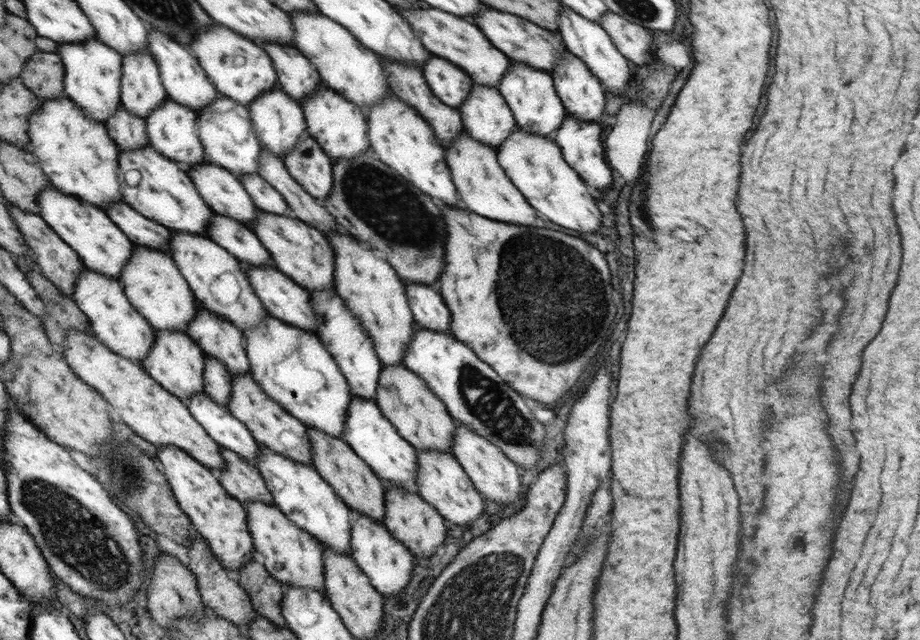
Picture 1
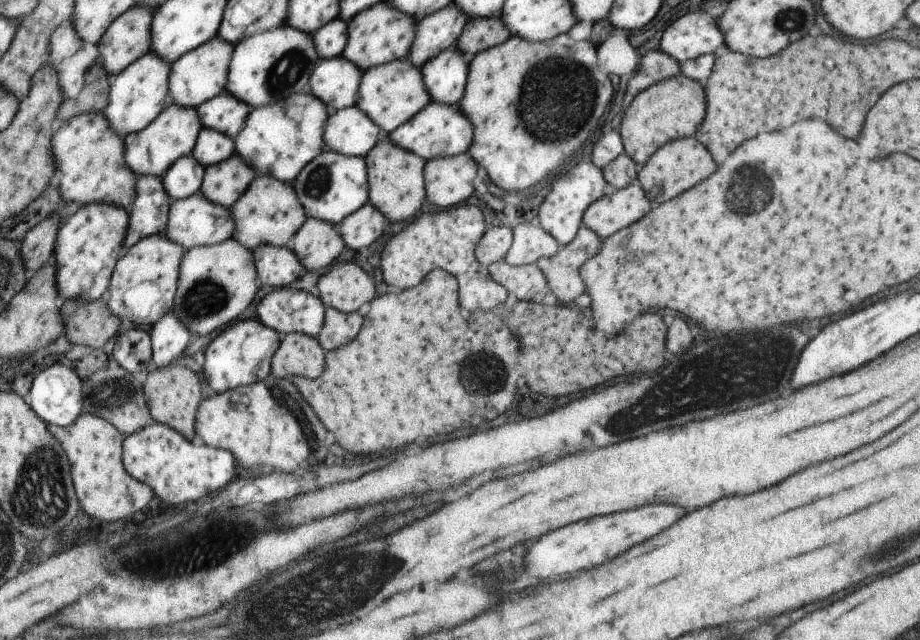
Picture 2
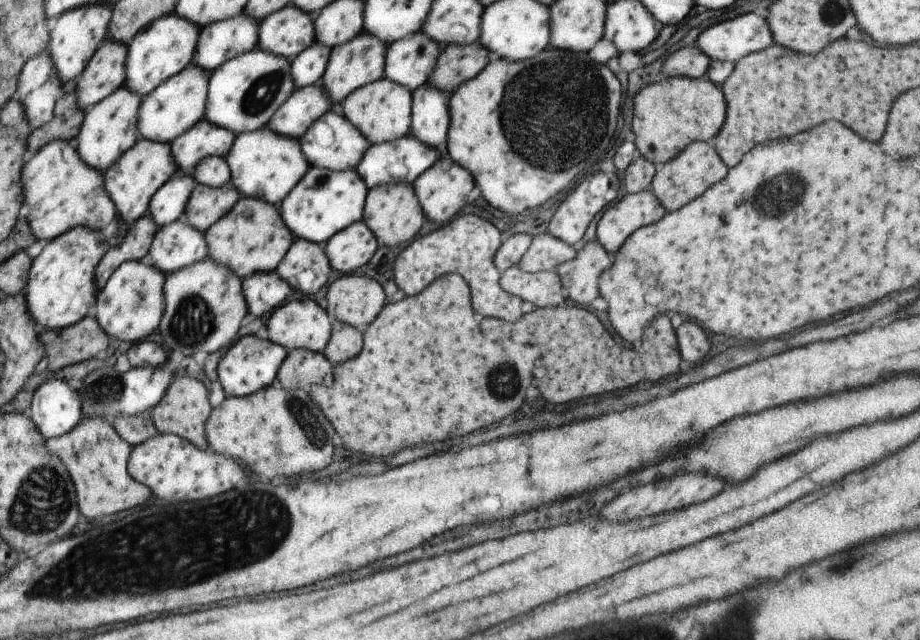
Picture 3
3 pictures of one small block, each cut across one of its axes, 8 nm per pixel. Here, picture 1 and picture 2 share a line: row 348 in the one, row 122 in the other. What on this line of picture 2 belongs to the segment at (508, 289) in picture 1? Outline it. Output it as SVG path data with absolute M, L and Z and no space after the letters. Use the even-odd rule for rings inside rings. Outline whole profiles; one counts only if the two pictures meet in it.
M568 33L544 42L529 41L512 34L506 42L477 52L469 58L467 85L459 104L460 110L474 127L468 154L478 166L486 169L496 186L510 190L510 194L520 194L521 190L530 189L530 186L538 184L554 170L564 168L564 164L572 160L572 152L576 152L598 128L614 88L610 78L606 82L606 74L598 70L596 54L597 48L592 41L572 40Z

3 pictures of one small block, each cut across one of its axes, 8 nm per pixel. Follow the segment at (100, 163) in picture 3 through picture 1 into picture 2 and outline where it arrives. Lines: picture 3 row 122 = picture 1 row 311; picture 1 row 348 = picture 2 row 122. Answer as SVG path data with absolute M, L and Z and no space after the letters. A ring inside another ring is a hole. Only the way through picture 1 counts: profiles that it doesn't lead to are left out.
M150 50L130 63L122 72L110 76L109 103L102 111L111 127L123 138L148 127L163 112L162 103L168 96L168 64Z

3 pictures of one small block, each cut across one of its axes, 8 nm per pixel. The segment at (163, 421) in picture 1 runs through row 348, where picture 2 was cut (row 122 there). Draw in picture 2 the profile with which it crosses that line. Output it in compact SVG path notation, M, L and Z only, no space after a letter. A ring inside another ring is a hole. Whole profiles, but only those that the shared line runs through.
M102 112L79 114L63 122L55 134L52 148L55 149L57 167L62 171L58 188L65 201L76 202L80 206L88 203L112 203L128 210L132 208L132 203L138 198L138 193L135 191L138 186L138 176L127 165L126 140L111 127Z

